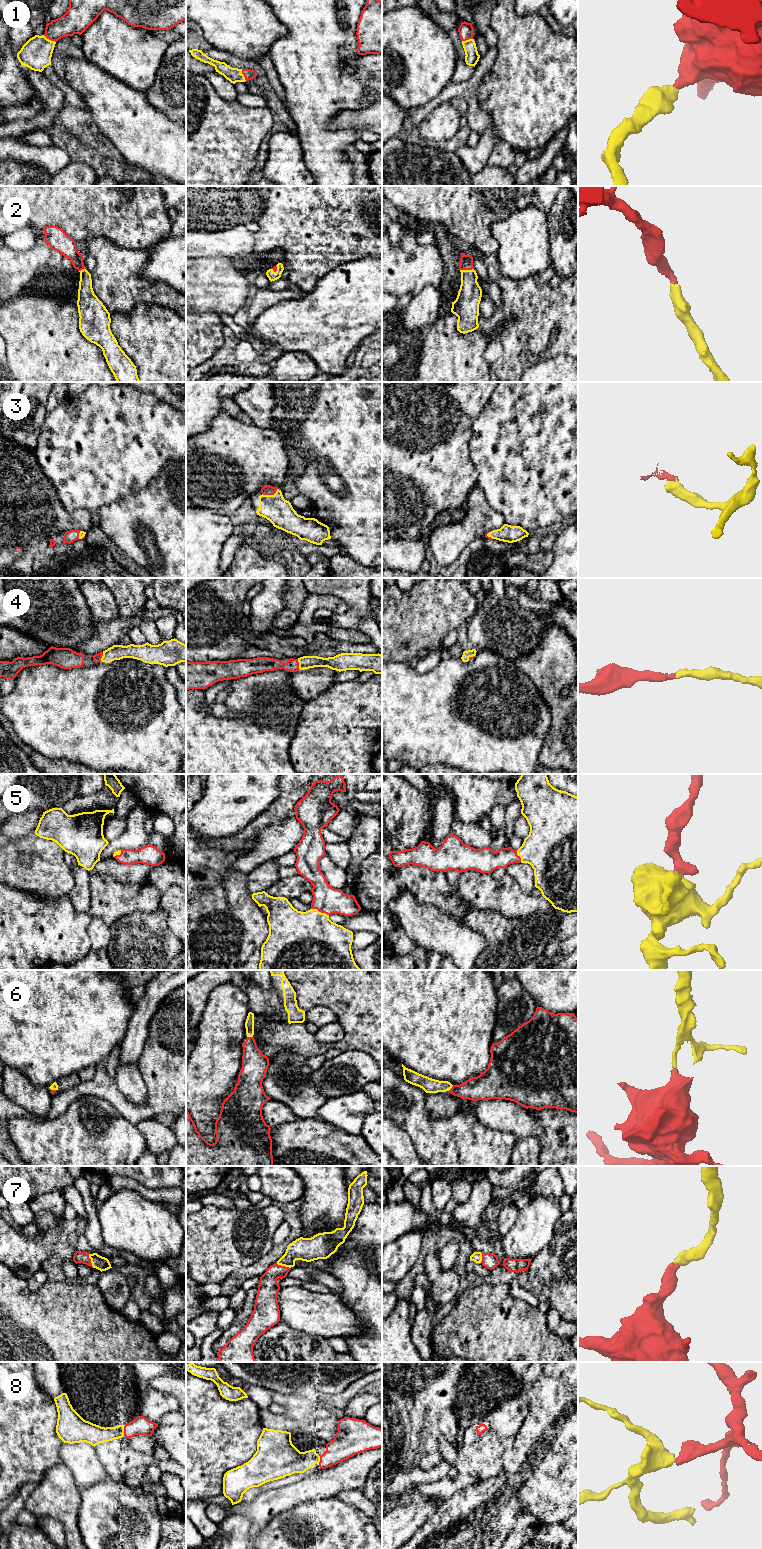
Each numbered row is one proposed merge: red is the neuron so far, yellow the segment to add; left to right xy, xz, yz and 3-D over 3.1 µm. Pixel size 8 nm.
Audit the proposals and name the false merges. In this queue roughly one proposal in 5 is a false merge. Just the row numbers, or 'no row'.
no row

